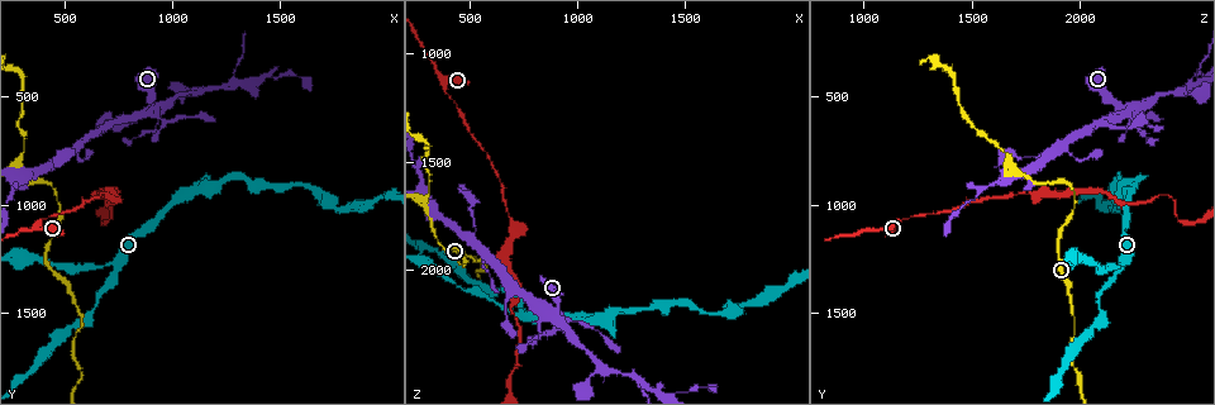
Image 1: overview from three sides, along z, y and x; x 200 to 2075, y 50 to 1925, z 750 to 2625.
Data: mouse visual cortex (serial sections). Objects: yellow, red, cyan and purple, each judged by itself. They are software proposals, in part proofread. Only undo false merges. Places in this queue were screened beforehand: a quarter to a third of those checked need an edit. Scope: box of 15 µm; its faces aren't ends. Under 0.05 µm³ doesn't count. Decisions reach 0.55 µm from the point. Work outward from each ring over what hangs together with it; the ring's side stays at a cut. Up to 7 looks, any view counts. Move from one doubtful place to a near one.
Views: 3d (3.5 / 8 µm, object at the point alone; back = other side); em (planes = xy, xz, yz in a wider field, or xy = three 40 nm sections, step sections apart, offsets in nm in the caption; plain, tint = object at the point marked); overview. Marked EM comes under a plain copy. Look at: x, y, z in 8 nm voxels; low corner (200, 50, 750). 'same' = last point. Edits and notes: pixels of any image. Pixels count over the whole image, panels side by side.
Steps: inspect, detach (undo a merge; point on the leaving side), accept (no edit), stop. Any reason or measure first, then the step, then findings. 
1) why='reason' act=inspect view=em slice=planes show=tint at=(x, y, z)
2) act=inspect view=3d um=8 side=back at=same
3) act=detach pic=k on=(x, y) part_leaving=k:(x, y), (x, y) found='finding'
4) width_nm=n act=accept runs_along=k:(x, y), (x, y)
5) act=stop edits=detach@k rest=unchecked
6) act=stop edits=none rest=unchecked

why='abrupt turn' act=inspect view=3d um=3.5 at=(890, 570, 2230)

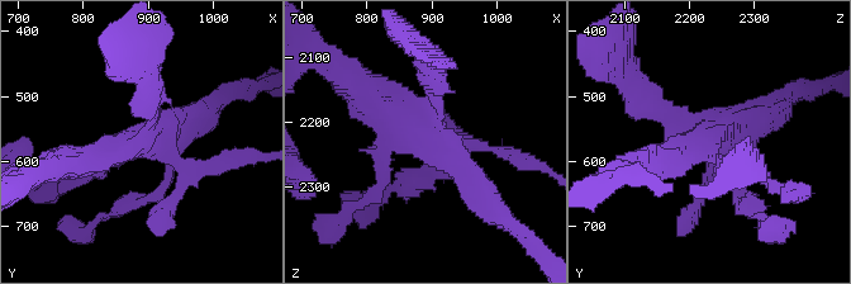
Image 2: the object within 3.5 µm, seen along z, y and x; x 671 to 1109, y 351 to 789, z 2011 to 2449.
why='need the tissue' act=inspect view=em slice=xy step=3 show=tint at=(905, 560, 2225)

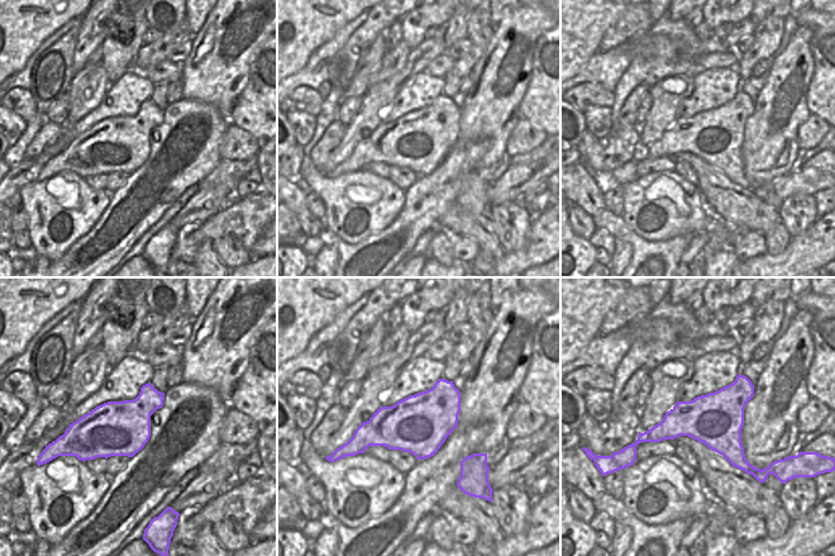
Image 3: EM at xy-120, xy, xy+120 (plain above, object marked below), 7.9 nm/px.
act=detach pic=2 on=(227, 157) part_leaving=2:(182, 167), (264, 156) found='two cells meet here'

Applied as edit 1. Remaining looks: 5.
act=inspect view=overview

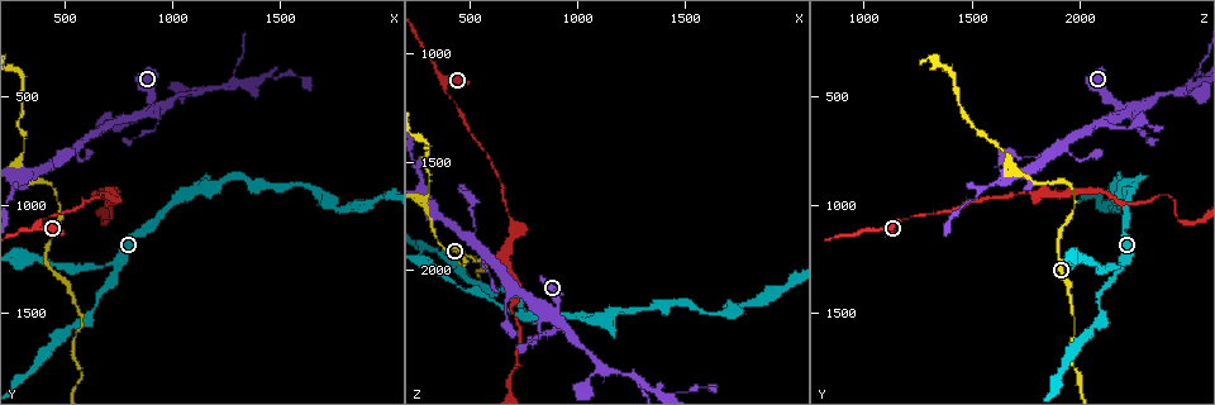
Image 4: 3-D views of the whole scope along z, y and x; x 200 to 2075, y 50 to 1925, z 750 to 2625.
why='narrows sharply' act=inspect view=3d um=8 at=(1280, 450, 2510)

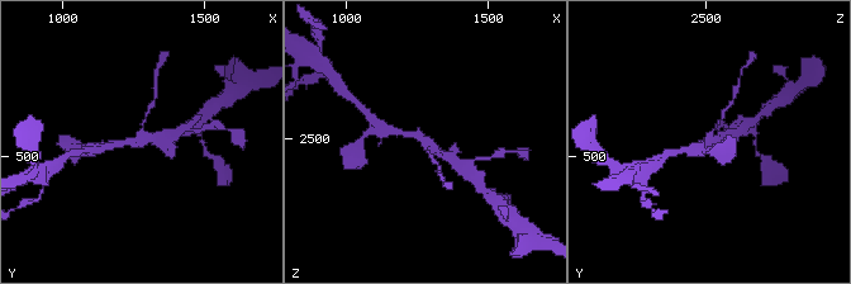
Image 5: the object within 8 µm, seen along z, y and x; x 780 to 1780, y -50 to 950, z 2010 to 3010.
act=inspect view=em slice=planes show=tint at=(1270, 430, 2510)

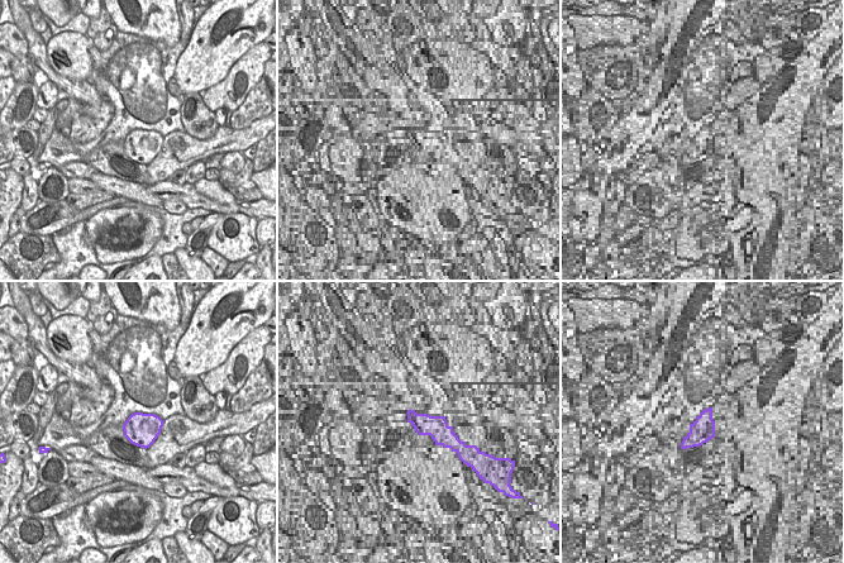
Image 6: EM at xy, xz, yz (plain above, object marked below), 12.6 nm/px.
arms=3 act=accept runs_along=5:(390, 131), (416, 135), (456, 164) found='continuous, no second cell'

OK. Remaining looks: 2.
act=stop edits=detach@2 rest=unchecked

